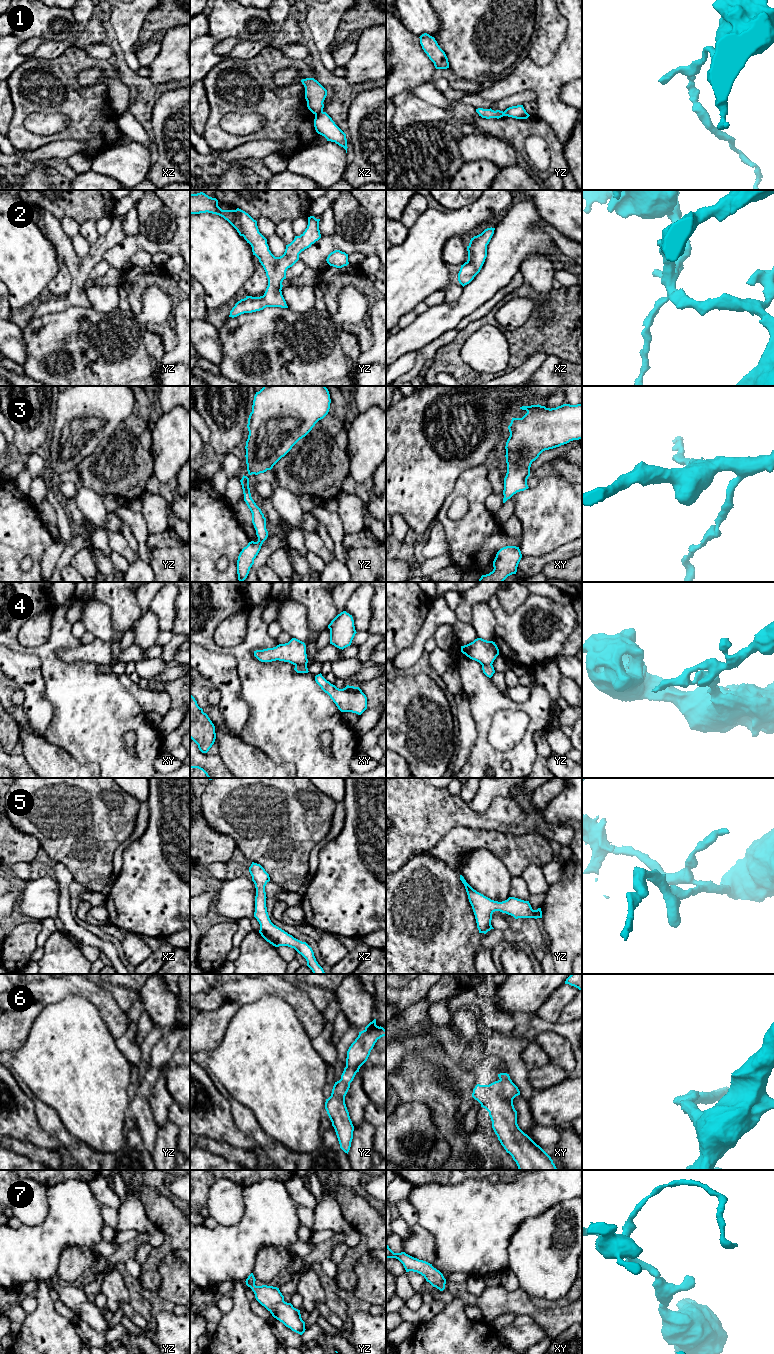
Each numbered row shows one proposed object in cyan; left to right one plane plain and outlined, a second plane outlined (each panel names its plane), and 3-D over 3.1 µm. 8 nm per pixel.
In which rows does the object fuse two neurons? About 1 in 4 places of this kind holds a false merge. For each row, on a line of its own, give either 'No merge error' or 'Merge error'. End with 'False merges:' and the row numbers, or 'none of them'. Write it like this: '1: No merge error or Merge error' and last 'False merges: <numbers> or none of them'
1: Merge error
2: No merge error
3: No merge error
4: Merge error
5: No merge error
6: No merge error
7: No merge error
False merges: 1, 4

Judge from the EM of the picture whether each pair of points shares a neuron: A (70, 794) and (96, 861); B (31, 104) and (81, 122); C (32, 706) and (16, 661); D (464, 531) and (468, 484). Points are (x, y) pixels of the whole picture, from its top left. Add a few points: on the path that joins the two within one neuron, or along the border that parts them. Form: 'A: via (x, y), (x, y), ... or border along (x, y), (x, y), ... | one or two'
A: via (76, 811), (80, 815), (81, 834), (85, 844) | one
B: via (43, 104), (63, 104), (69, 110) | one
C: via (32, 695), (22, 683), (22, 672) | one
D: via (474, 519), (474, 496) | one

